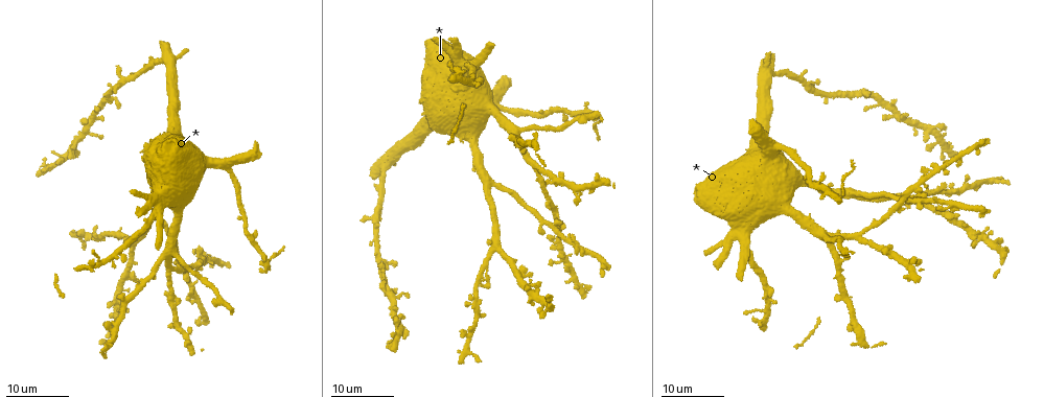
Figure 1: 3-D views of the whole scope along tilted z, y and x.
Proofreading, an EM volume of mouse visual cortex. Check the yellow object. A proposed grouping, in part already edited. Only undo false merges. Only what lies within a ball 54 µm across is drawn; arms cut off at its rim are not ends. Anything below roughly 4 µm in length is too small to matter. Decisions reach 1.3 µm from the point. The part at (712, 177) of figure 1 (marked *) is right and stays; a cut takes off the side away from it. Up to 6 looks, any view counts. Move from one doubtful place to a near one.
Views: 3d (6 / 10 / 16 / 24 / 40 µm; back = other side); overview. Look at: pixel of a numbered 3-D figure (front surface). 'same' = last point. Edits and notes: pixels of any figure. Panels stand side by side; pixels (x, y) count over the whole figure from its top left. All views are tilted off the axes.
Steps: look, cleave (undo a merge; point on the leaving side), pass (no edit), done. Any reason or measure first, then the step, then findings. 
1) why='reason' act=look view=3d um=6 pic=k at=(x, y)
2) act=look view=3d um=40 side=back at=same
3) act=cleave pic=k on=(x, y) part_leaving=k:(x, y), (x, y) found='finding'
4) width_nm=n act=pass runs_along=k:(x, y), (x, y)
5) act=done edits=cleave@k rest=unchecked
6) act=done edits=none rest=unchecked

act=look view=3d um=16 pic=1 at=(773, 145)

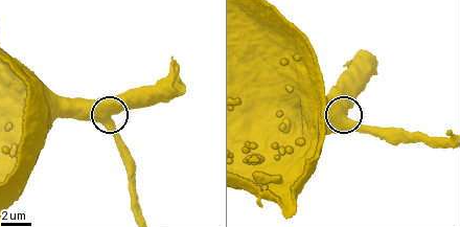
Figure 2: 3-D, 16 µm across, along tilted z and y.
act=look view=3d um=6 at=same

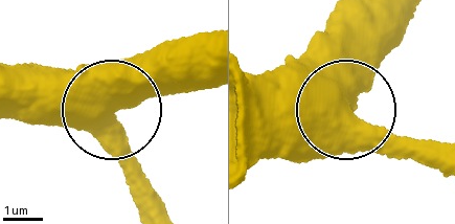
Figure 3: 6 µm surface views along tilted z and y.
act=pass found='continuous, no second cell'

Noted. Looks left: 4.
act=look view=3d um=24 pic=1 at=(488, 112)

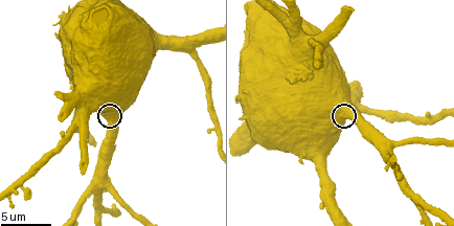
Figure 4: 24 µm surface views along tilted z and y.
why='closer look' act=look view=3d um=6 pic=4 at=(339, 115)

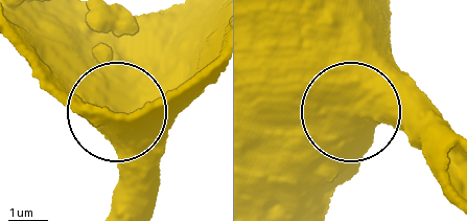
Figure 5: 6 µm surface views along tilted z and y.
side_arm_um=41 act=pass found='all the same cell'

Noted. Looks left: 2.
why='small branch off a trunk' act=look view=3d um=6 pic=4 at=(76, 126)

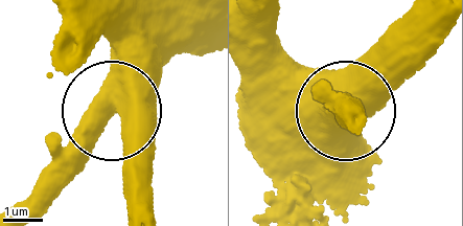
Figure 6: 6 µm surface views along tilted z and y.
width_nm=530 act=pass found='all the same cell'

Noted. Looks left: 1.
act=done edits=none rest=unchecked

